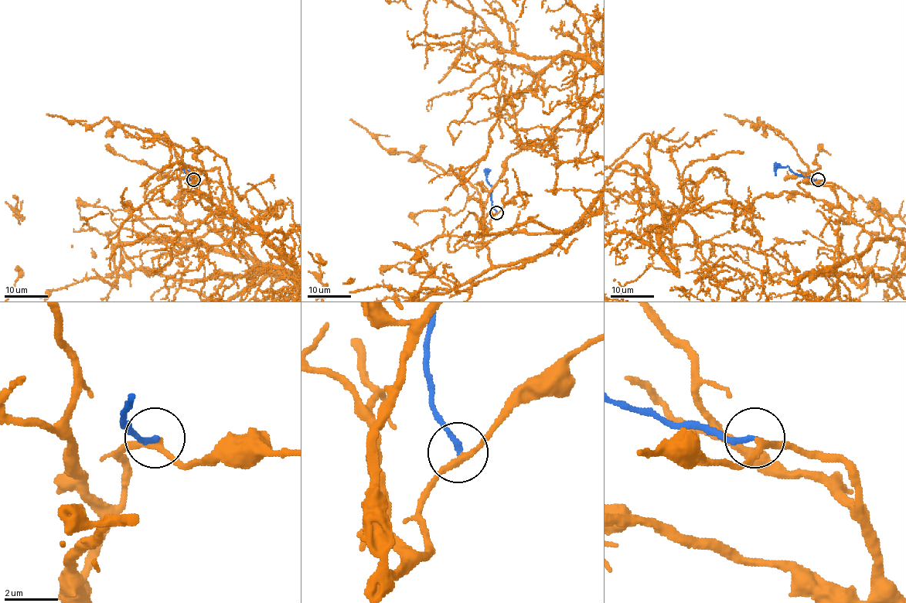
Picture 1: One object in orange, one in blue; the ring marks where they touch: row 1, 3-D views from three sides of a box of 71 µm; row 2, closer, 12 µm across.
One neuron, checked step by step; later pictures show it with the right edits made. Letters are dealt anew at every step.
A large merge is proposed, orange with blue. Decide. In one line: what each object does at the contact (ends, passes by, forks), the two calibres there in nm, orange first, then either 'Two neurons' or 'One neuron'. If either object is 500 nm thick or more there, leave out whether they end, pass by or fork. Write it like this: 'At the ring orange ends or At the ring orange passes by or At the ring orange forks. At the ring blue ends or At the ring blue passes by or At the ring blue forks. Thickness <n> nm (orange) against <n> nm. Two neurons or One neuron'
At the ring orange passes by. At the ring blue ends. Thickness 220 nm (orange) against 190 nm. One neuron

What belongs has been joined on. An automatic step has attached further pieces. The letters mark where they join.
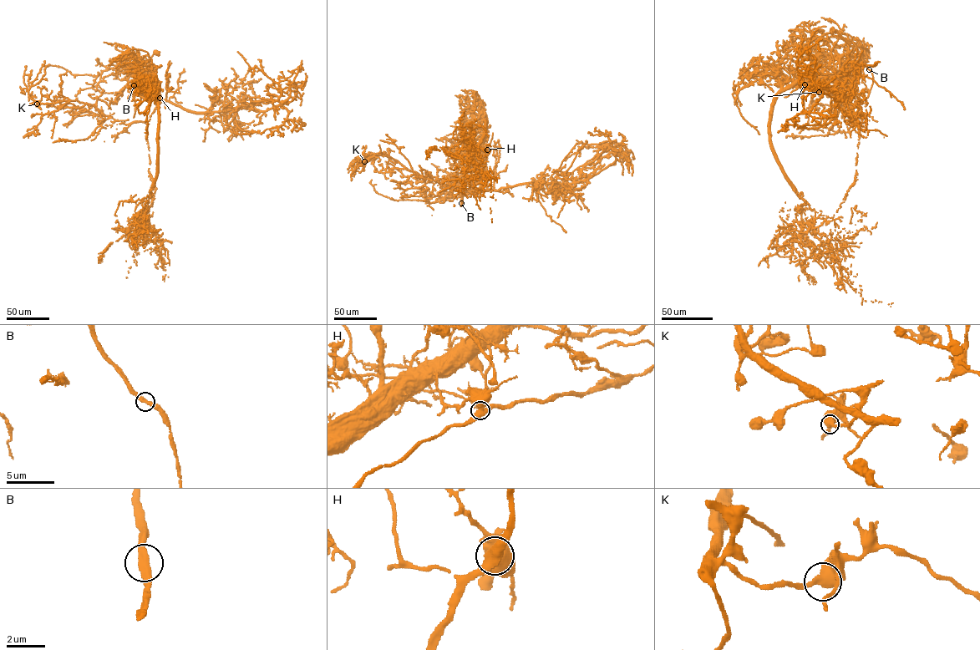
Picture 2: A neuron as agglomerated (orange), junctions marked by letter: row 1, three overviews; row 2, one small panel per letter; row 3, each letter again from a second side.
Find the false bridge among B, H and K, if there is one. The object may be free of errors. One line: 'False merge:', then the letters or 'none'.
False merge: H

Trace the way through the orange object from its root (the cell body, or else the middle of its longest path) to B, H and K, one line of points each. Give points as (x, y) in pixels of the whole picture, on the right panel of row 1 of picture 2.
B: (833, 30), (855, 49), (869, 70)
H: (833, 30), (855, 49), (860, 58), (850, 60), (847, 55), (840, 55), (821, 71), (808, 74), (804, 84)
K: (833, 30), (860, 58), (843, 63), (840, 94), (819, 92)

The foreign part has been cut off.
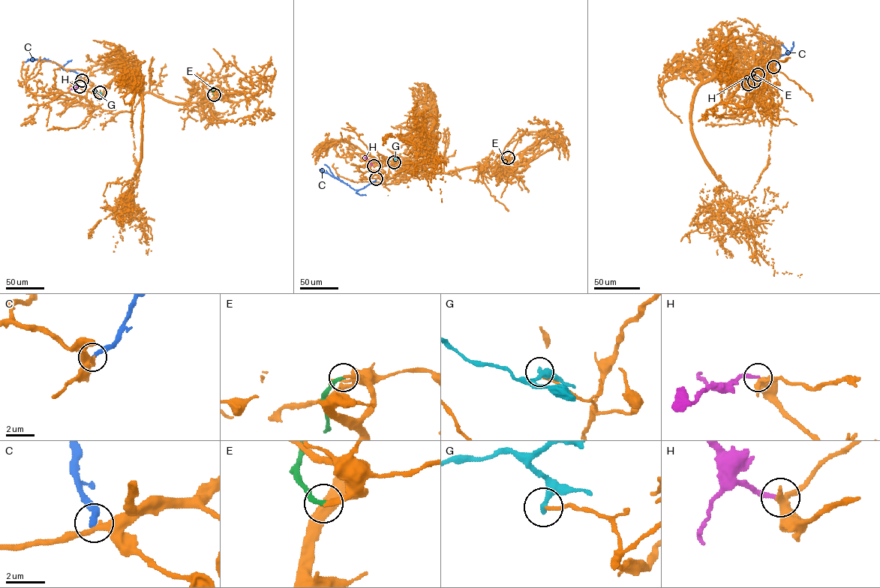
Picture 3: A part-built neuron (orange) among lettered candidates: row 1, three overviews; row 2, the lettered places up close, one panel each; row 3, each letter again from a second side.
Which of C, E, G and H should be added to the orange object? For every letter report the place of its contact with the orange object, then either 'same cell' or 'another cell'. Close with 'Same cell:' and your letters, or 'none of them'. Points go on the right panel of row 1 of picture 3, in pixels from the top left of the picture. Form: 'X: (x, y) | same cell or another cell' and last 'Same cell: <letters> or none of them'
C: (773, 67) | another cell
E: (748, 84) | same cell
G: (754, 81) | another cell
H: (758, 74) | another cell
Same cell: E

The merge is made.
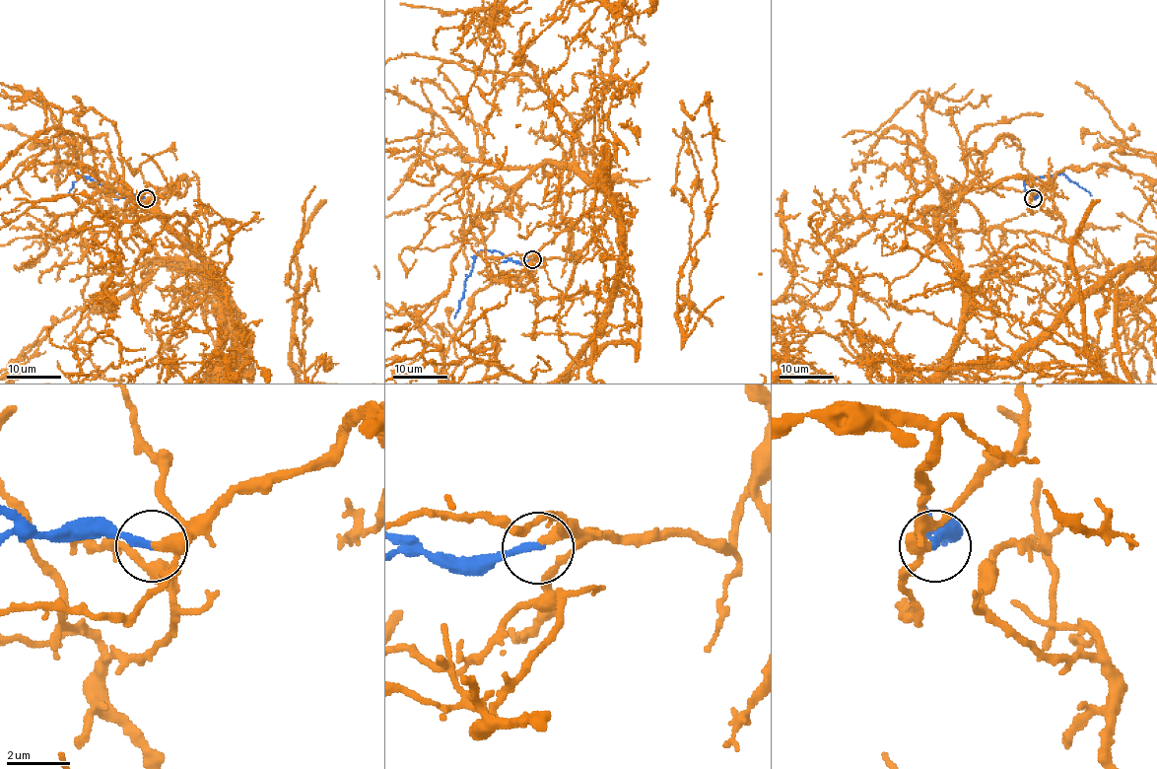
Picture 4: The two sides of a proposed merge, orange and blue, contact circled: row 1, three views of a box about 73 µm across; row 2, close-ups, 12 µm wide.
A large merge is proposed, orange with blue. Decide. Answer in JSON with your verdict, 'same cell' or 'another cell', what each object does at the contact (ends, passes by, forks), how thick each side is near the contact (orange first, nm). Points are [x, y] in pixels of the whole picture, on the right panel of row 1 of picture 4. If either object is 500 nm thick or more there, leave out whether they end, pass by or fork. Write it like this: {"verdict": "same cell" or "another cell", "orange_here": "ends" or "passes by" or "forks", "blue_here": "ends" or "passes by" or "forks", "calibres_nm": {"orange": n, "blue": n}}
{"verdict": "same cell", "orange_here": "passes by", "blue_here": "ends", "calibres_nm": {"orange": 240, "blue": 260}}

